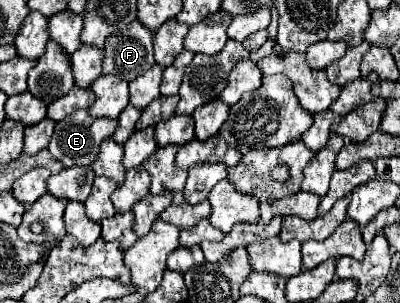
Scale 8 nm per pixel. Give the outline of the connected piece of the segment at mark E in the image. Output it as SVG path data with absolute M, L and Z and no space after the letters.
M84 109L68 115L56 123L56 131L48 145L48 151L64 165L92 165L98 155L100 143L112 137L116 119L92 119Z

